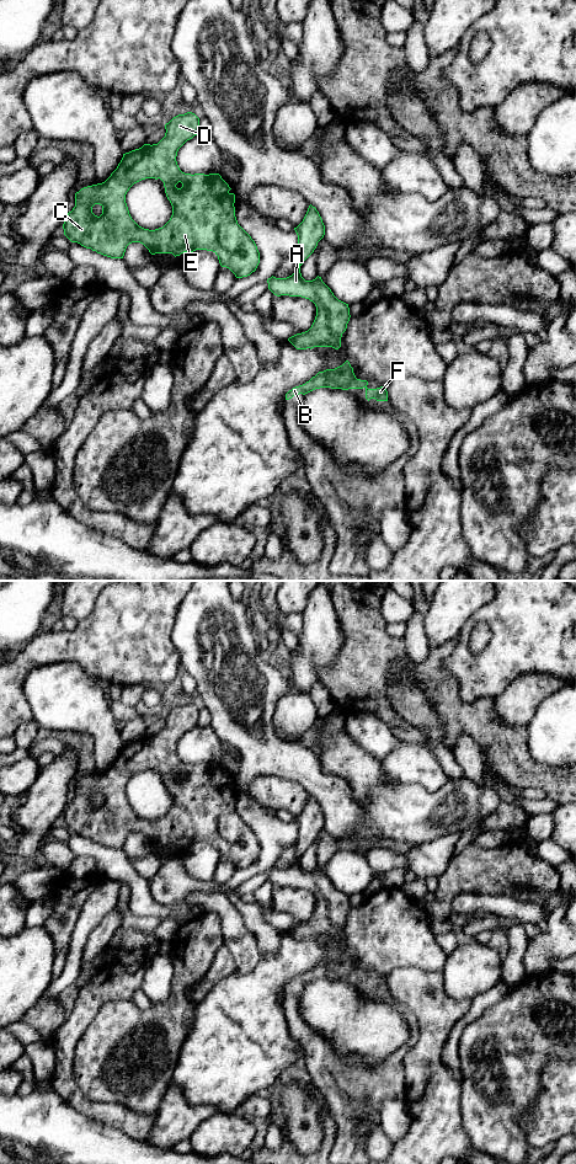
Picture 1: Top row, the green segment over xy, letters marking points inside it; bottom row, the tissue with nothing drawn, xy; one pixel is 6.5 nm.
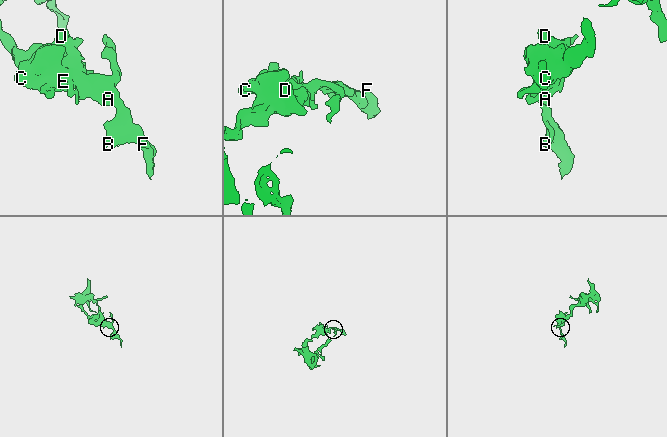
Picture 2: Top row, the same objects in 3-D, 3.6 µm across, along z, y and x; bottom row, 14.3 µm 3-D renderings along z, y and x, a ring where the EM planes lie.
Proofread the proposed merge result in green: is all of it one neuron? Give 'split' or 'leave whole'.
leave whole

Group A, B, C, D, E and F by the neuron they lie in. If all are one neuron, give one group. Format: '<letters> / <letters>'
A B C D E F

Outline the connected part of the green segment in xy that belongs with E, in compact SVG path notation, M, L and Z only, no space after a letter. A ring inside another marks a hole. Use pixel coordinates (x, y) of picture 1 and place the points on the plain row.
M187 703L174 708L165 715L165 727L158 735L144 735L142 738L123 744L121 753L111 767L102 774L81 779L75 784L75 797L68 803L63 819L64 826L71 832L78 833L86 839L91 839L97 844L111 849L123 849L126 839L132 833L143 834L151 845L172 844L175 848L183 843L193 843L196 840L213 842L219 850L222 858L229 859L236 869L250 866L256 861L260 854L260 843L251 827L238 815L235 807L235 785L230 784L229 775L219 764L185 764L180 760L176 747L178 739L194 726L198 725L199 709ZM145 769L160 769L164 773L165 784L172 796L172 806L170 811L159 819L149 821L139 817L130 807L126 785L129 779ZM100 795L102 805L100 807L92 803L92 797Z

